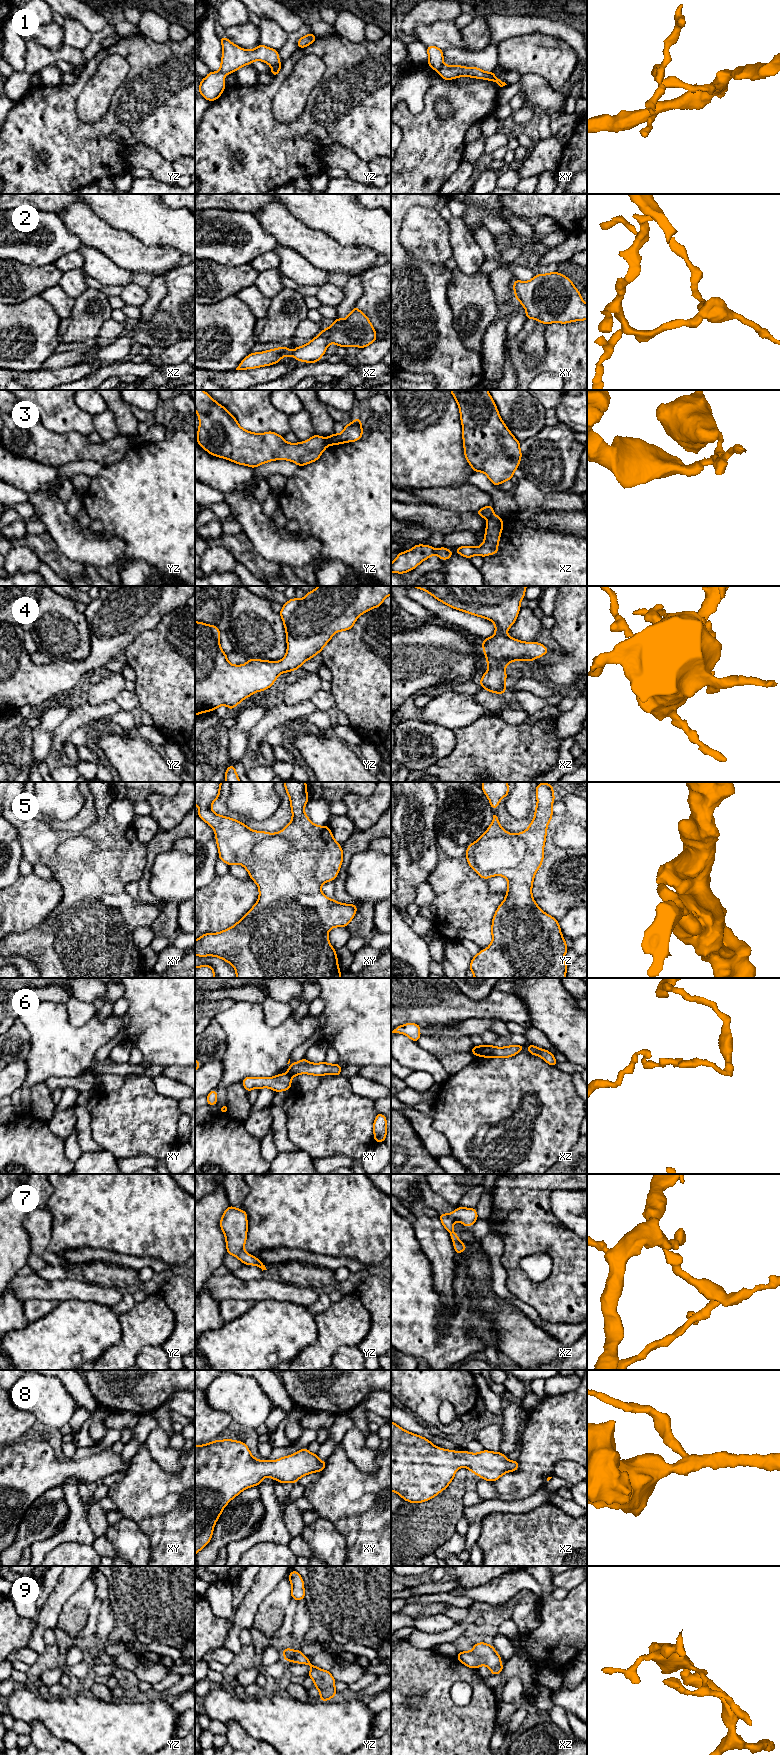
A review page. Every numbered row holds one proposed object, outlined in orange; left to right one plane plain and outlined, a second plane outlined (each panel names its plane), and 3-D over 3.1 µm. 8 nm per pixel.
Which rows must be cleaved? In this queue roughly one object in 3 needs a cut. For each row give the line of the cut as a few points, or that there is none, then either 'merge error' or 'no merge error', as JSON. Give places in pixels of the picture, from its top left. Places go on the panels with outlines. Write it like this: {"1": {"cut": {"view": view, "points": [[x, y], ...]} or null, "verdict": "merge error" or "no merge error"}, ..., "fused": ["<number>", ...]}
{"1": {"cut": {"view": "yz", "points": [[280, 63], [272, 68]]}, "verdict": "merge error"}, "2": {"cut": null, "verdict": "no merge error"}, "3": {"cut": {"view": "yz", "points": [[324, 438], [328, 444]]}, "verdict": "merge error"}, "4": {"cut": null, "verdict": "no merge error"}, "5": {"cut": null, "verdict": "no merge error"}, "6": {"cut": {"view": "xz", "points": [[485, 1045], [477, 1055]]}, "verdict": "merge error"}, "7": {"cut": null, "verdict": "no merge error"}, "8": {"cut": null, "verdict": "no merge error"}, "9": {"cut": null, "verdict": "no merge error"}, "fused": ["1", "3", "6"]}

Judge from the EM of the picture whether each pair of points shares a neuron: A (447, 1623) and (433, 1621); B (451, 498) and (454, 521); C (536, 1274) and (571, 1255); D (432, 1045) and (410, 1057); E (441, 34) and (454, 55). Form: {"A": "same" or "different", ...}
{"A": "same", "B": "different", "C": "different", "D": "different", "E": "different"}

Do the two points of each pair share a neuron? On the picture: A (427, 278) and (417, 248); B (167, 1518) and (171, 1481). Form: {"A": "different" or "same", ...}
{"A": "different", "B": "same"}

